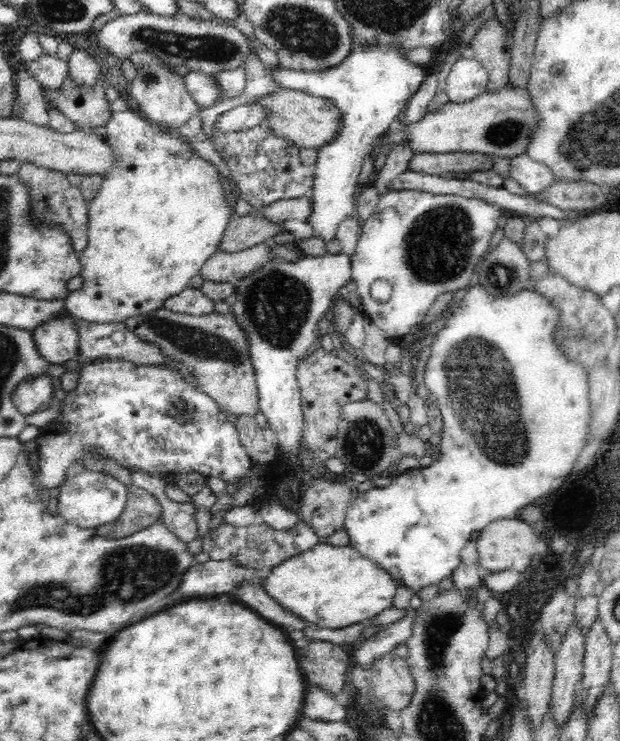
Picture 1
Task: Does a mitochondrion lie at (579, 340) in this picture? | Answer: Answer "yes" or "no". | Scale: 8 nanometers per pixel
yes

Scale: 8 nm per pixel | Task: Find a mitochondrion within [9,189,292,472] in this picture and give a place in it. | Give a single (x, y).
(200, 343)

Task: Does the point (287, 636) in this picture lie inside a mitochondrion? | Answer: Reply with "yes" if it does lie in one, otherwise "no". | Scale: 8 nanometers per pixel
no

